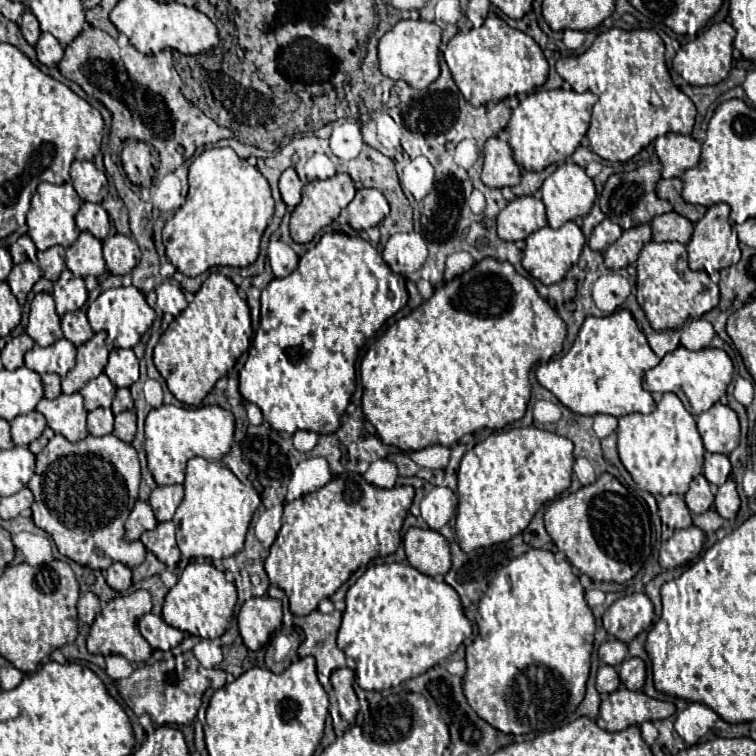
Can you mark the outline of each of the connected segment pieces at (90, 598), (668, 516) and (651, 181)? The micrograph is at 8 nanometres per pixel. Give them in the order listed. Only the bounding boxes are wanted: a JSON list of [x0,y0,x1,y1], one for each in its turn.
[[77,591,101,625],[658,495,693,529],[599,163,673,229]]

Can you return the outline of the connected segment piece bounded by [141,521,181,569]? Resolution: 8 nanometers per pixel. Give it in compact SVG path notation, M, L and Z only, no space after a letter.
M173 521L159 523L153 531L145 531L141 535L141 541L169 569L173 569L179 563L181 553L179 553L179 547L175 543L175 523Z

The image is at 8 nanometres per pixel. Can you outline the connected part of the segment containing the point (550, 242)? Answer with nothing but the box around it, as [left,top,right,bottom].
[523,221,585,285]

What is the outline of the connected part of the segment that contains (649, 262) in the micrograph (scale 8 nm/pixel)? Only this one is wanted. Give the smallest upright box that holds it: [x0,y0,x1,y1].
[637,243,719,331]

